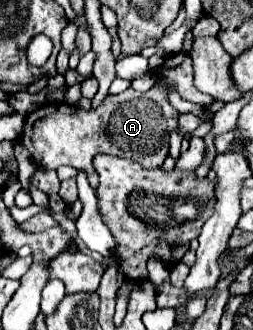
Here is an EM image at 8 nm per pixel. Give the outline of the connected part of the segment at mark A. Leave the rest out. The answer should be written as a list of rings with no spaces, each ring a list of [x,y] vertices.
[[[174,53],[166,57],[164,63],[156,67],[156,71],[158,81],[150,91],[138,93],[134,89],[126,89],[118,95],[108,95],[98,109],[82,111],[80,107],[68,103],[42,105],[40,109],[26,115],[20,143],[30,151],[38,167],[58,169],[60,165],[70,165],[86,171],[92,189],[98,187],[98,175],[92,167],[92,157],[96,153],[126,157],[140,163],[144,169],[162,167],[164,159],[168,157],[170,135],[178,129],[180,117],[180,113],[168,101],[168,91],[174,89],[182,99],[204,106],[212,105],[214,99],[194,87],[192,59],[188,53]]]

